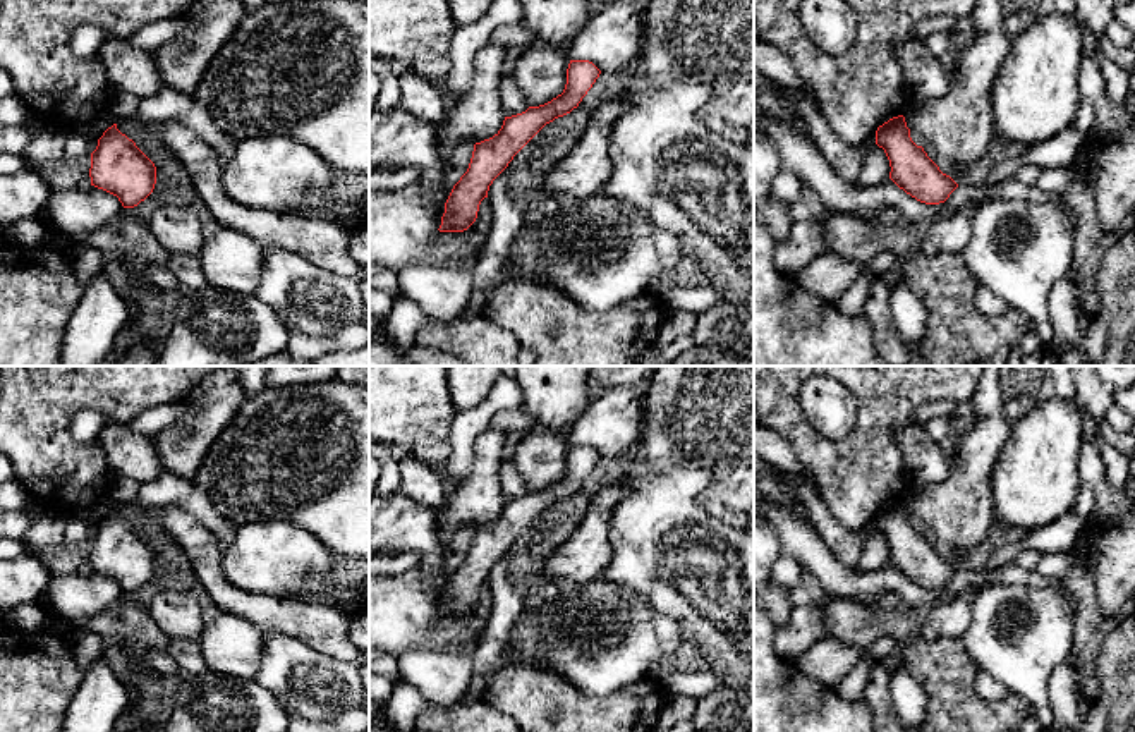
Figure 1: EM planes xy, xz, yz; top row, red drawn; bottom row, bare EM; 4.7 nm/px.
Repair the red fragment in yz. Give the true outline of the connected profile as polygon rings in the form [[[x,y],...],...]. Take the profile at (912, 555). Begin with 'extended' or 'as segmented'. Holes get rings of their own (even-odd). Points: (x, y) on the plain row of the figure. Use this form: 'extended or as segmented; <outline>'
as segmented; [[[898,500],[876,515],[876,529],[889,545],[889,564],[907,579],[926,589],[944,588],[958,569],[910,522],[905,502]]]

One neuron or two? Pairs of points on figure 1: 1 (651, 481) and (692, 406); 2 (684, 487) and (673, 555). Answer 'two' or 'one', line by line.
1: two
2: one

